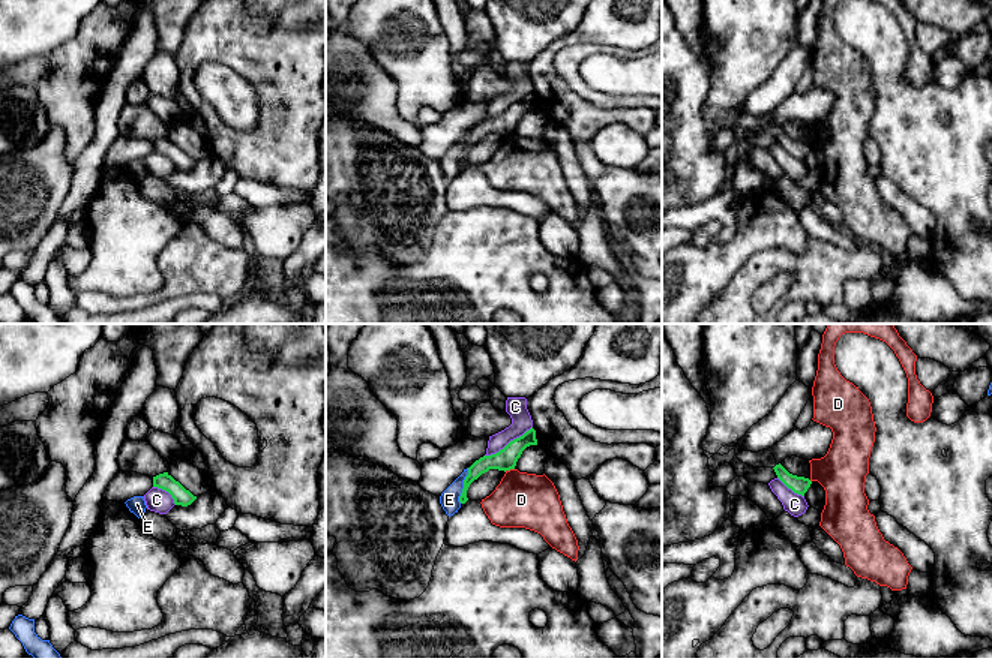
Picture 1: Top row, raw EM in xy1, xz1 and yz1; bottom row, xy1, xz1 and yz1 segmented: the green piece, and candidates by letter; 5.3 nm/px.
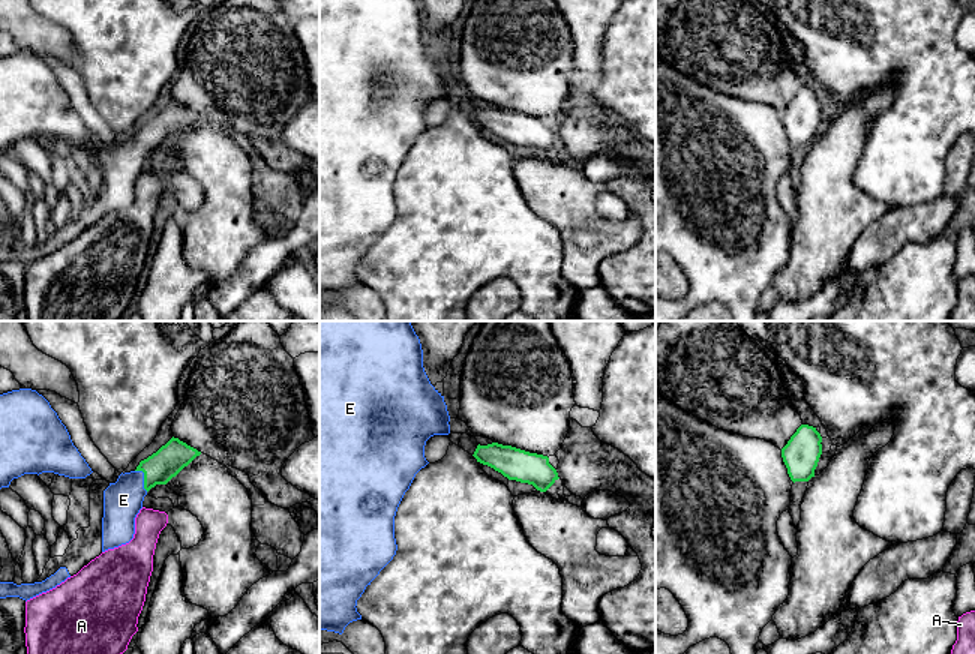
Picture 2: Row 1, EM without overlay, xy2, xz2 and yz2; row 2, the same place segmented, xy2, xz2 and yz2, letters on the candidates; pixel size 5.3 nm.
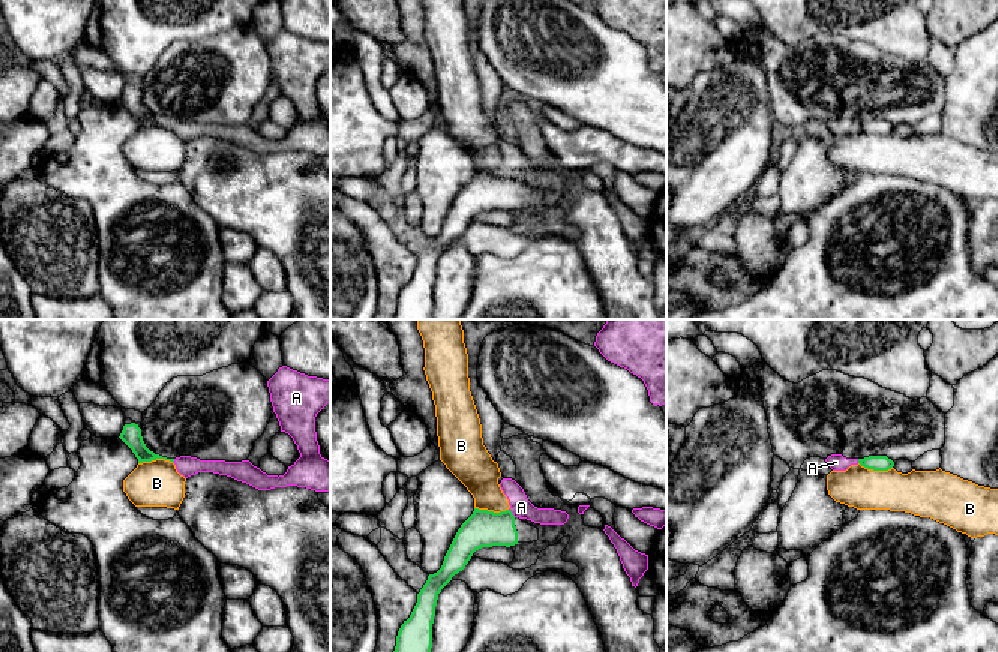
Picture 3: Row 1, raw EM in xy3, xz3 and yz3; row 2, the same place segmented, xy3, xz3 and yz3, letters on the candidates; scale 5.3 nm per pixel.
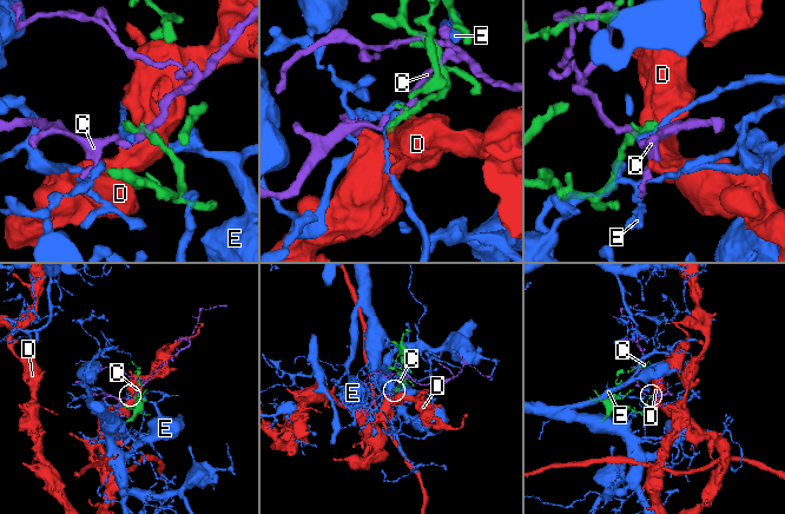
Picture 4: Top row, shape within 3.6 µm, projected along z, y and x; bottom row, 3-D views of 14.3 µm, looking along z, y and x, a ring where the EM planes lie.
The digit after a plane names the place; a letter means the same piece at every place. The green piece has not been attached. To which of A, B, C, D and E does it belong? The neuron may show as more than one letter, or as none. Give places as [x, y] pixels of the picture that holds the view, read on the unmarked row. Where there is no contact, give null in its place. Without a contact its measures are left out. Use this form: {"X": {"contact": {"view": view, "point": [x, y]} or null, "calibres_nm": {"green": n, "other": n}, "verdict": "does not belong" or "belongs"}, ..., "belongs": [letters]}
{"A": {"contact": {"view": "xz3", "point": [512, 177]}, "calibres_nm": {"green": 200, "other": 110}, "verdict": "does not belong"}, "B": {"contact": {"view": "xy3", "point": [155, 123]}, "calibres_nm": {"green": 110, "other": 240}, "verdict": "does not belong"}, "C": {"contact": {"view": "xz1", "point": [509, 107]}, "calibres_nm": {"green": 120, "other": 110}, "verdict": "does not belong"}, "D": {"contact": {"view": "xz1", "point": [509, 134]}, "calibres_nm": {"green": 120, "other": 300}, "verdict": "does not belong"}, "E": {"contact": {"view": "xz1", "point": [464, 150]}, "calibres_nm": {"green": 110, "other": 110}, "verdict": "belongs"}, "belongs": ["E"]}

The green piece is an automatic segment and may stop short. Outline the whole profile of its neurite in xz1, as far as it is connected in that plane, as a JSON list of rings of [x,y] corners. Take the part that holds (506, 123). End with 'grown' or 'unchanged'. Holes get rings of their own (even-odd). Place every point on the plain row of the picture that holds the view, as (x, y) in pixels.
[[[531,91],[522,100],[510,105],[503,114],[495,118],[483,120],[476,124],[441,157],[440,168],[450,181],[468,165],[467,154],[470,148],[489,133],[510,135],[515,133],[522,115],[537,109],[536,94]]]; grown

